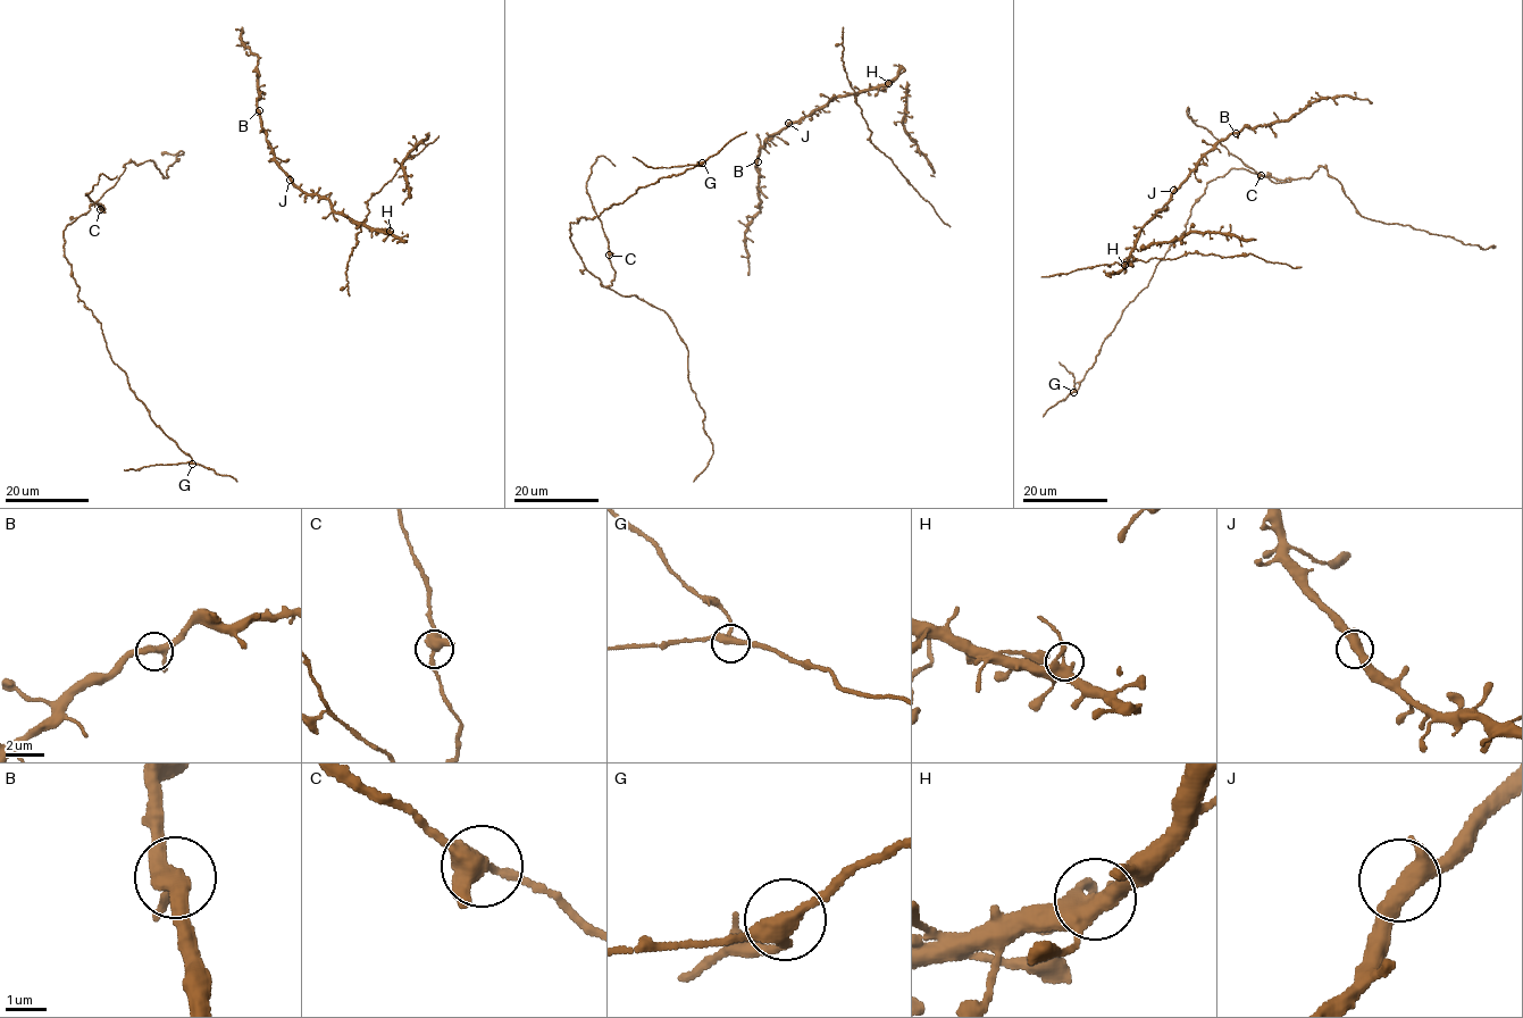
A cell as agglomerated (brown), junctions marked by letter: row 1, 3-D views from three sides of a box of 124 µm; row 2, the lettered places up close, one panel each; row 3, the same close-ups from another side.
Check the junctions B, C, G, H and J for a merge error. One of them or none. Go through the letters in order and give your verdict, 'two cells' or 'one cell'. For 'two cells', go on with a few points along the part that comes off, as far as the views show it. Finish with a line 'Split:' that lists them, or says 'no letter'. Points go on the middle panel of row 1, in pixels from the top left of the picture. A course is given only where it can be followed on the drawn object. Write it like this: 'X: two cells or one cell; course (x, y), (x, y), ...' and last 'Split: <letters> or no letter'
B: one cell
C: one cell
G: one cell
H: one cell
J: one cell
Split: no letter

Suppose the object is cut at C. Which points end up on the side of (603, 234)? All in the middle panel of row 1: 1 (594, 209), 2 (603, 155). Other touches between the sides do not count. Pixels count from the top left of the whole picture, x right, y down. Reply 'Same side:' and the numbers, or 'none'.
Same side: 1, 2

